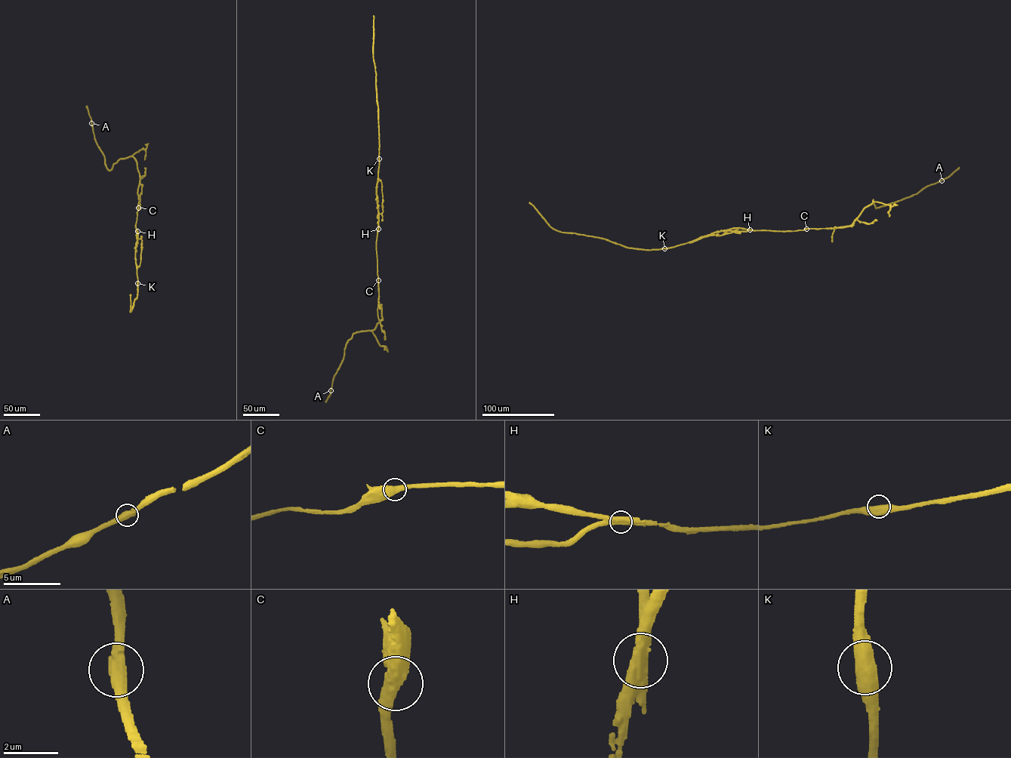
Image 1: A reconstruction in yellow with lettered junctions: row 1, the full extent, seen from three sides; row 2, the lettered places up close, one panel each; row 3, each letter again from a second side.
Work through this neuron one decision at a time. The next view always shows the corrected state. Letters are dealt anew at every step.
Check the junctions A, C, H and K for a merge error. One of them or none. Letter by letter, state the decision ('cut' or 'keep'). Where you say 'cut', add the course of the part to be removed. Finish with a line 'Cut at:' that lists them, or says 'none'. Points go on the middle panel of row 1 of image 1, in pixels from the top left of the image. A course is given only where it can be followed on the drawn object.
A: keep
C: keep
H: cut; foreign part runs (378, 229), (376, 187), (379, 142), (373, 52), (373, 16)
K: keep
Cut at: H

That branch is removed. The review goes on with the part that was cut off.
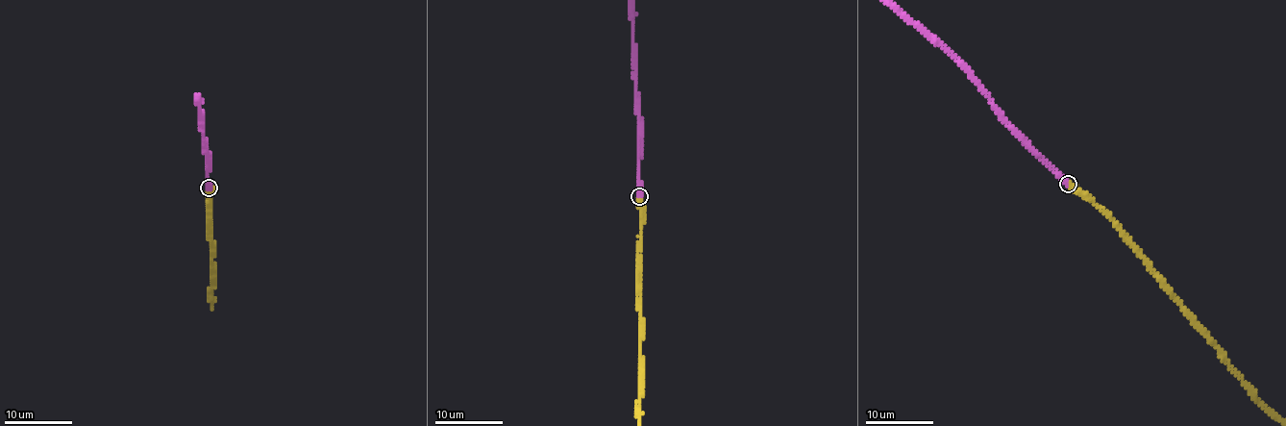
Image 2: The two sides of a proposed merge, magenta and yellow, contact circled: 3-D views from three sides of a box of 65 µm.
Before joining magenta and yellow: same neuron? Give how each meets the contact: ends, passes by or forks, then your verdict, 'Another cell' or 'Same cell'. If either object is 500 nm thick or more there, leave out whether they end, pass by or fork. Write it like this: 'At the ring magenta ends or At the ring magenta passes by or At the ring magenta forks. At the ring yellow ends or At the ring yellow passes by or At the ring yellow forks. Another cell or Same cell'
Same cell

